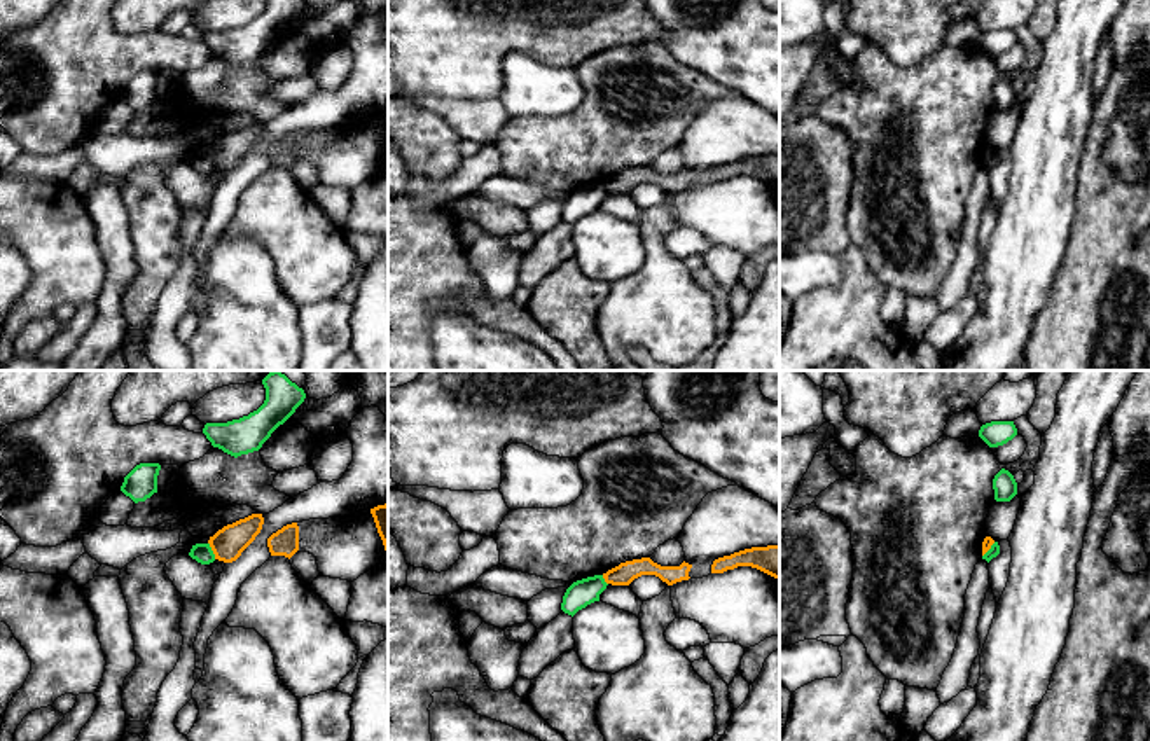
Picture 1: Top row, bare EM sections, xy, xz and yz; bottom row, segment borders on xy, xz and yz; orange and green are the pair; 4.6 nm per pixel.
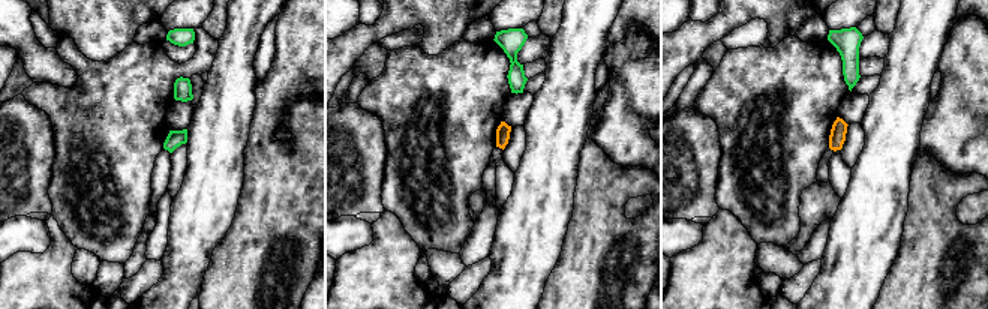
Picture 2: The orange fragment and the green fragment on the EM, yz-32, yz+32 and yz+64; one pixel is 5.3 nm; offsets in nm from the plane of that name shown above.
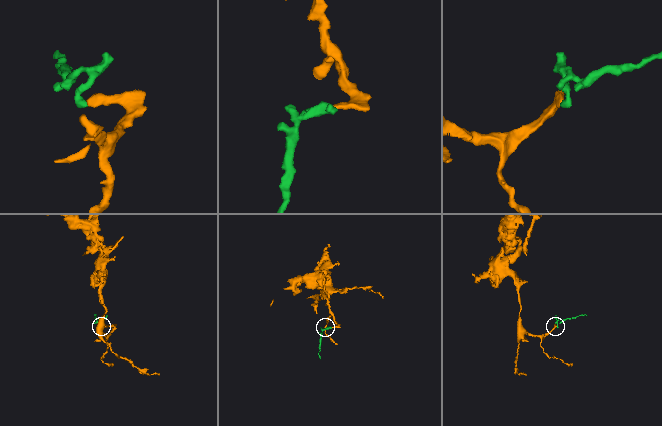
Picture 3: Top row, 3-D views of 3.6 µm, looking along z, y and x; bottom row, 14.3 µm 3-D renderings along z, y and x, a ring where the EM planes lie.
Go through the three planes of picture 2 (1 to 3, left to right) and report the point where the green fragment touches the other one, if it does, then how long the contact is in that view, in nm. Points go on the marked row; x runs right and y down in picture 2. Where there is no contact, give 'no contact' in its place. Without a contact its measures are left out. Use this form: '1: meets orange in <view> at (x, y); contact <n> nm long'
1: no contact
2: no contact
3: no contact

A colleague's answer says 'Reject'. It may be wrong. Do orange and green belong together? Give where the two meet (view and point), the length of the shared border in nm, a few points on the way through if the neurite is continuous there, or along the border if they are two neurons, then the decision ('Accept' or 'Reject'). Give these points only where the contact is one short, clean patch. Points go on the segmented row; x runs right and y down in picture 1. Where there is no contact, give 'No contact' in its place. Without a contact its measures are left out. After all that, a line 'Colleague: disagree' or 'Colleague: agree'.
Touches orange at xy (212, 549). Shared border 90 nm. Boundary: xy (208, 542), (215, 558). Reject
Colleague: agree

